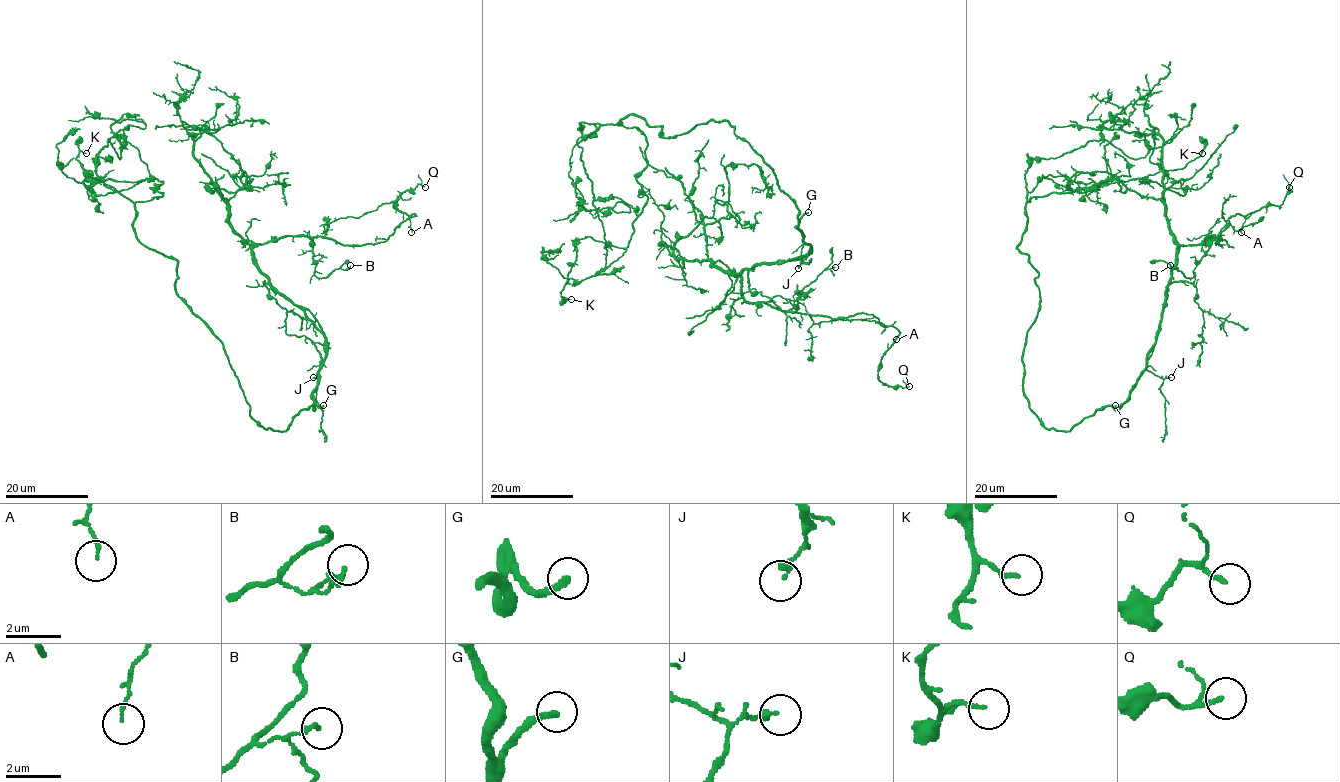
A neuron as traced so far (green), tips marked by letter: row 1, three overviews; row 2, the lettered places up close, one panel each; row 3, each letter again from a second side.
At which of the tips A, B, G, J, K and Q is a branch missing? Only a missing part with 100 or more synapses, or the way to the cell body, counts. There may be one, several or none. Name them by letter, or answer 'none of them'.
G

